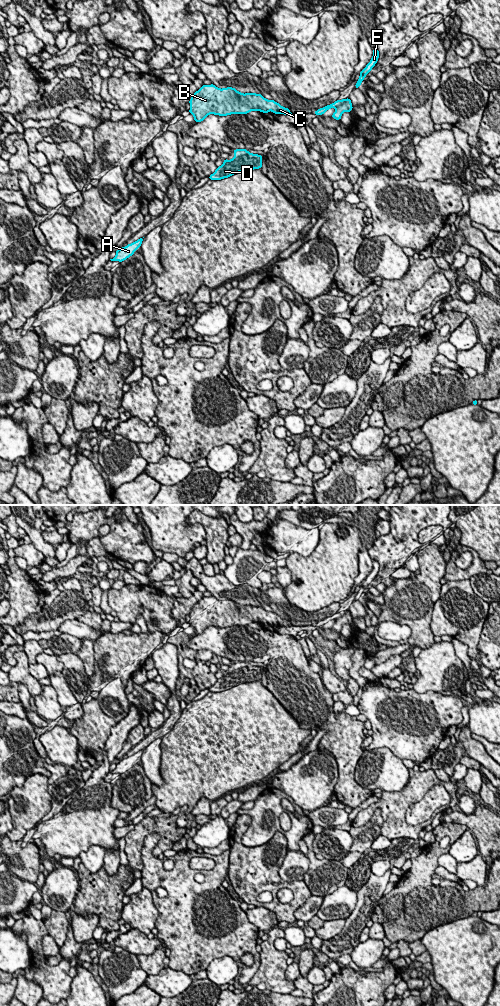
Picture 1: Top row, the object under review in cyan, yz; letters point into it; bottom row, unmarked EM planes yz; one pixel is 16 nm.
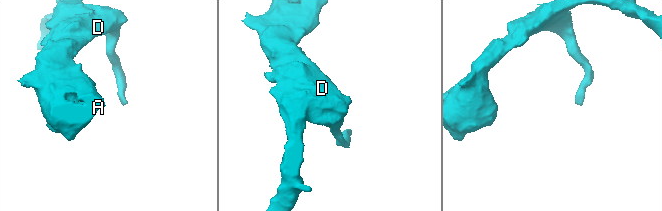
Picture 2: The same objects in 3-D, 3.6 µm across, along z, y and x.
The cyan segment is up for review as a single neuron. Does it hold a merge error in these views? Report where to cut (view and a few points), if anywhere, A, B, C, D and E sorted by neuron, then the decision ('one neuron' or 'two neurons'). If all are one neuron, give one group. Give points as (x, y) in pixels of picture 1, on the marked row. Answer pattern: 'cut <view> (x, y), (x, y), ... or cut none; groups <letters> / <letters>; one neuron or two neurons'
cut yz (346, 99), (336, 108); groups A D E / B C; two neurons

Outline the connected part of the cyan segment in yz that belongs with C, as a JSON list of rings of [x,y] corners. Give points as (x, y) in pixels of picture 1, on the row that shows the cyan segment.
[[[203,85],[193,93],[190,101],[190,114],[195,122],[203,121],[209,114],[227,116],[230,114],[247,114],[250,111],[261,111],[275,114],[292,114],[274,100],[267,100],[261,94],[240,93],[234,87],[217,88],[215,85]]]

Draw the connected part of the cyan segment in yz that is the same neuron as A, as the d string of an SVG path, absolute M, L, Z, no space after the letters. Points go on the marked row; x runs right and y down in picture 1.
M143 238L138 239L137 241L128 244L125 247L122 247L121 249L116 250L116 256L113 259L110 259L111 261L119 261L122 262L132 256L134 252L141 247Z

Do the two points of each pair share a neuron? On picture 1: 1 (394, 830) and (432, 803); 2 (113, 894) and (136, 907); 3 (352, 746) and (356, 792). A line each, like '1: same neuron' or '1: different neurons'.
1: different neurons
2: different neurons
3: same neuron

